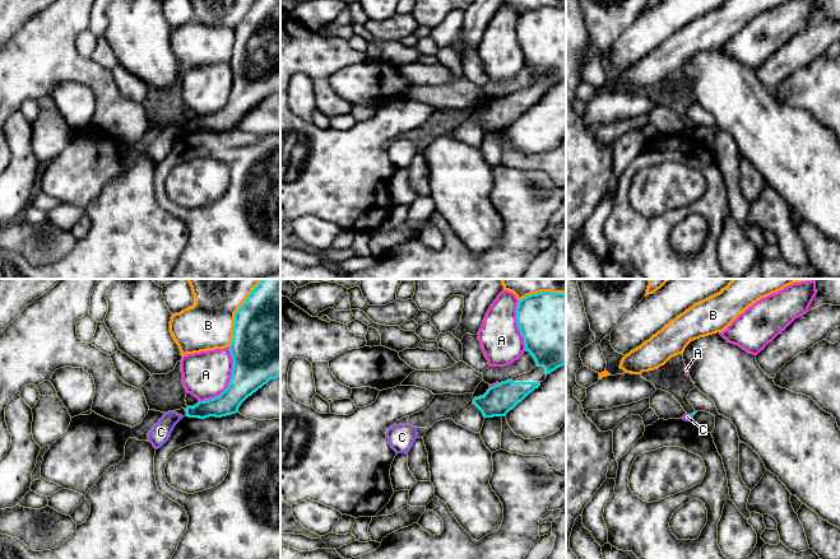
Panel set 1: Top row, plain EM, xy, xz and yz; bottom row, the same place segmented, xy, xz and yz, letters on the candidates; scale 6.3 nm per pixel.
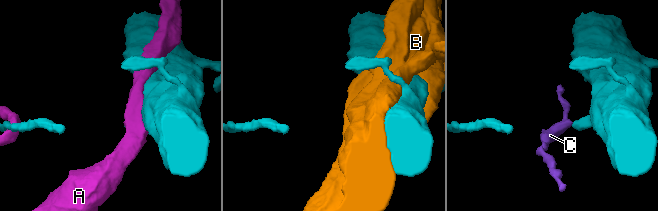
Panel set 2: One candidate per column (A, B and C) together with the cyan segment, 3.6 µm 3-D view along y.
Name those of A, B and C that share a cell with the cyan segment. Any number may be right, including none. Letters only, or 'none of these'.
none of these

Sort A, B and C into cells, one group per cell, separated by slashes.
A B / C

